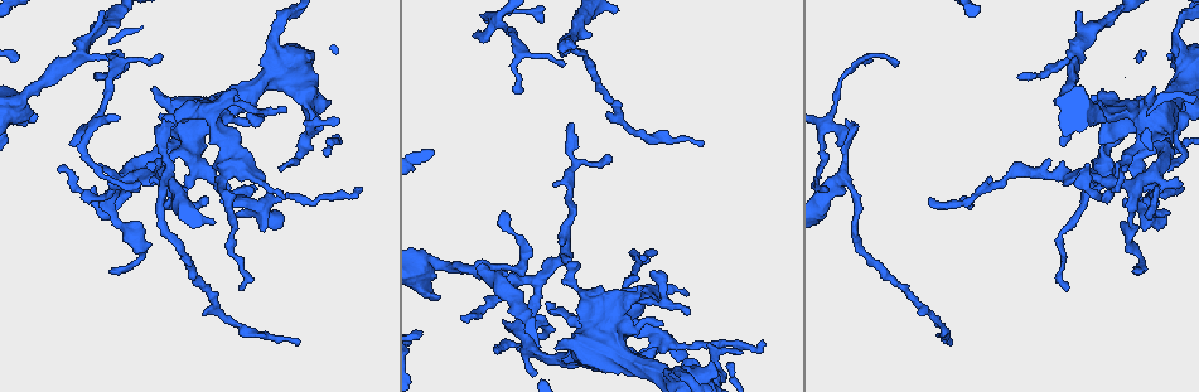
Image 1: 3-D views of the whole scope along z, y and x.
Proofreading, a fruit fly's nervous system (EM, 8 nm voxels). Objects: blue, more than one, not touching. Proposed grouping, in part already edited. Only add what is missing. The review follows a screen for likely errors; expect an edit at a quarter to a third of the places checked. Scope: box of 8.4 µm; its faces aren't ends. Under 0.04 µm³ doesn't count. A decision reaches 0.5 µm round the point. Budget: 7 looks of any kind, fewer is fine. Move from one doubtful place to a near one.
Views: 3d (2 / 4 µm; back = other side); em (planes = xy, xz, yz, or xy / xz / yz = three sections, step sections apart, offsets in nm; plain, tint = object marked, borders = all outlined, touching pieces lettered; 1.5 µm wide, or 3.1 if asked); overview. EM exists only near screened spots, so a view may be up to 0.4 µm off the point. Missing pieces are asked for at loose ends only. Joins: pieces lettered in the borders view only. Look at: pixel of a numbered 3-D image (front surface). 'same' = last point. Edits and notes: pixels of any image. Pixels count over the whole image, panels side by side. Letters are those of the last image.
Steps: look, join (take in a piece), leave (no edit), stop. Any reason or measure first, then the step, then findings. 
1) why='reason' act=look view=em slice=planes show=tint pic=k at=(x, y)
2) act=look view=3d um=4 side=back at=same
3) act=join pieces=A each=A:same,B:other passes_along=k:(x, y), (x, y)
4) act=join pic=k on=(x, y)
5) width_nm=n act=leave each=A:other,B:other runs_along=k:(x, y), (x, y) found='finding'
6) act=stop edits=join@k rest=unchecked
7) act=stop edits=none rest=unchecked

why='branch stops here' act=look view=em slice=yz step=8 show=borders pic=1 at=(171, 124)

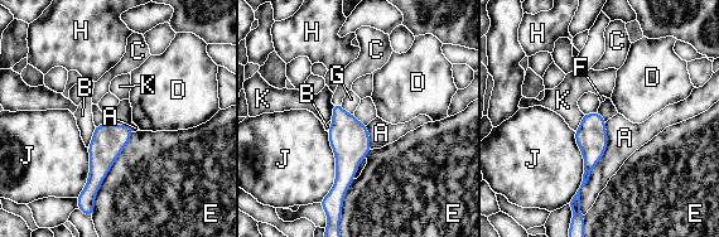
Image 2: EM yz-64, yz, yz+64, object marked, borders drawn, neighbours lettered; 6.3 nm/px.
longest_contact=A:550nm act=join pieces=C each=A:other,B:other,C:same,D:other,E:other,F:other,G:other,H:other,J:other,K:other found='the neuron continues'

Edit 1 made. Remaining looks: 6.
why='see it whole again' act=look view=overview

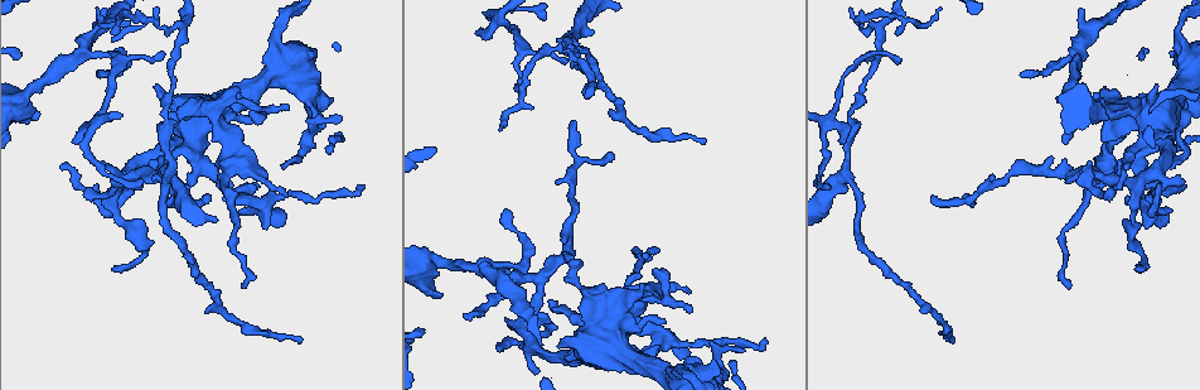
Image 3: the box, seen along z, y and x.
why='thin end' act=look view=em slice=planes show=borders pic=3 at=(932, 194)

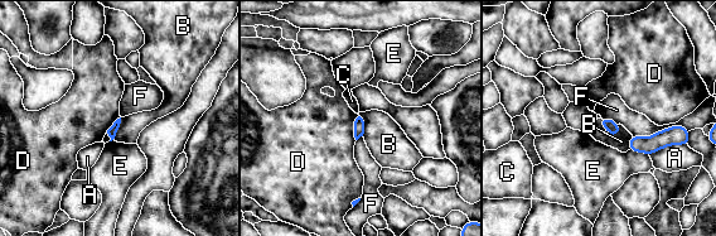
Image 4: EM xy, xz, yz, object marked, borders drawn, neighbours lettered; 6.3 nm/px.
act=leave each=A:other,B:other,C:other,D:other,E:other,F:other border=4:(358, 115), (354, 121), (356, 140) found='none of them fits'

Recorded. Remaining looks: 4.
why='an open end' act=look view=3d um=2 pic=3 at=(744, 349)

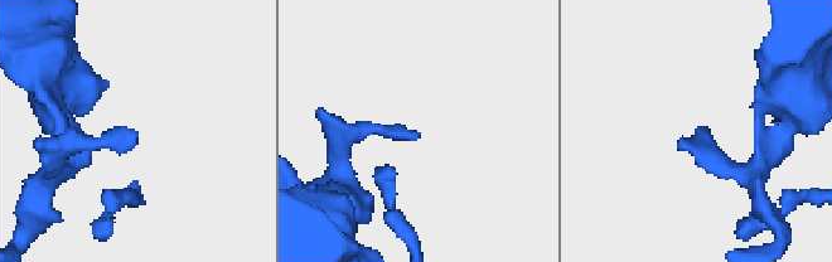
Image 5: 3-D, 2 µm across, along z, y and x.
act=look view=em slice=planes show=borders pic=5 at=(419, 137)

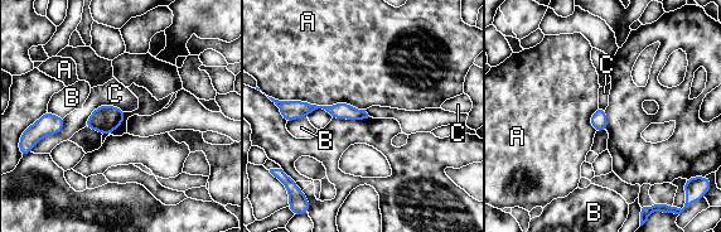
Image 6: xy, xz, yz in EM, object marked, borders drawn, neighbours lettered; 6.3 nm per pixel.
act=leave each=A:other,B:other,C:other border=6:(125, 111), (100, 105), (83, 126) found='no lettered piece goes on from it'

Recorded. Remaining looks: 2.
act=stop edits=join@2 rest=unchecked

